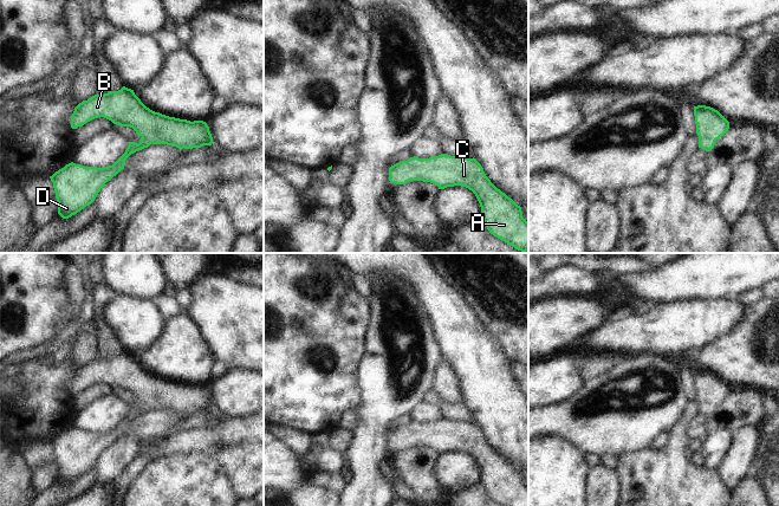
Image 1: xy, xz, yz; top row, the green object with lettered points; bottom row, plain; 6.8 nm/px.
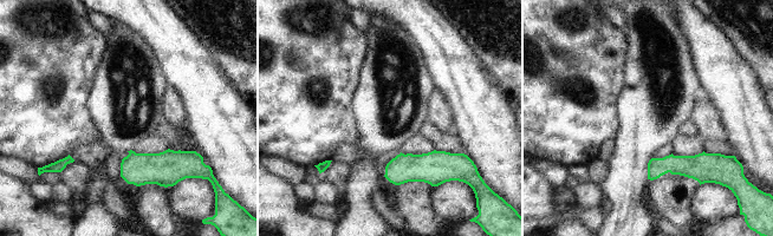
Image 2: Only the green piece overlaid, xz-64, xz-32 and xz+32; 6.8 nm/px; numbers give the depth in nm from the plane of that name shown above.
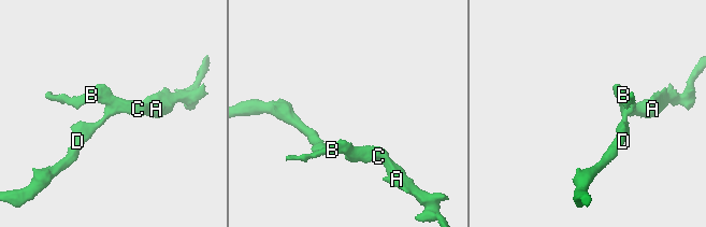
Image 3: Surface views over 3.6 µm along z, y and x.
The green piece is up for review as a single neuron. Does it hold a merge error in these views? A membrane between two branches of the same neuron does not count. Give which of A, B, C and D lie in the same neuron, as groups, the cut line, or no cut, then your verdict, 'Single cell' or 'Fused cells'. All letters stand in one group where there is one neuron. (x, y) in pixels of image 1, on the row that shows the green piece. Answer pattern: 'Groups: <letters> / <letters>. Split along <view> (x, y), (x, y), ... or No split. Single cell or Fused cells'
Groups: A B C D. No split. Single cell.

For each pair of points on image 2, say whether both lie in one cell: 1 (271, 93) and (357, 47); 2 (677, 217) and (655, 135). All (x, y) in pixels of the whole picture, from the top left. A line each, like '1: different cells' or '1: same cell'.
1: same cell
2: different cells

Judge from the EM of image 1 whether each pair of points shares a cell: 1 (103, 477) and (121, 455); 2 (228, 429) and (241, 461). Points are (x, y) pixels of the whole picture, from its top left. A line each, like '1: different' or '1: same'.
1: same
2: different

